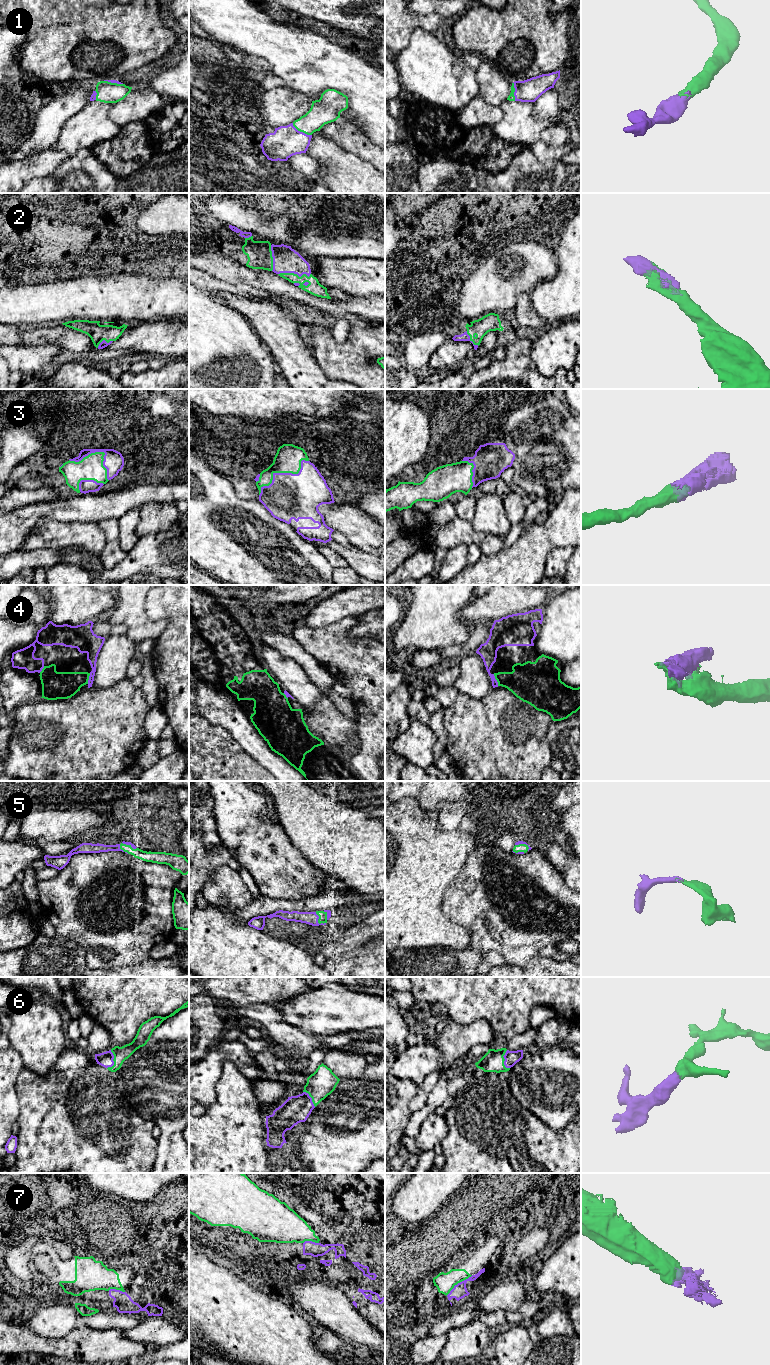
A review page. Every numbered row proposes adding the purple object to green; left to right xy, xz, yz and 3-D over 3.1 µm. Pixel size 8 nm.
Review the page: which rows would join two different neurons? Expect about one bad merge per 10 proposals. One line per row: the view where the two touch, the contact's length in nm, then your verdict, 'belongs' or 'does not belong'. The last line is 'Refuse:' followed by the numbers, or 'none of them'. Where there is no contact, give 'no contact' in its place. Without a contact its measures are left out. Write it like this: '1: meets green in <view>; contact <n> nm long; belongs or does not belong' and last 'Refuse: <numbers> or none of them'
1: meets green in xz; contact 190 nm long; belongs
2: meets green in xz; contact 260 nm long; belongs
3: meets green in xz; contact 480 nm long; belongs
4: meets green in yz; contact 100 nm long; does not belong
5: meets green in xz; contact 130 nm long; belongs
6: meets green in xy; contact 160 nm long; belongs
7: meets green in yz; contact 280 nm long; belongs
Refuse: 4

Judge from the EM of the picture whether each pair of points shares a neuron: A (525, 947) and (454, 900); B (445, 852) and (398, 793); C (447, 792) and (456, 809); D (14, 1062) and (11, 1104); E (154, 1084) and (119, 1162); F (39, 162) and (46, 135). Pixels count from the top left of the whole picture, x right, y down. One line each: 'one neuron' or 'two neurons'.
A: one neuron
B: two neurons
C: two neurons
D: one neuron
E: two neurons
F: two neurons

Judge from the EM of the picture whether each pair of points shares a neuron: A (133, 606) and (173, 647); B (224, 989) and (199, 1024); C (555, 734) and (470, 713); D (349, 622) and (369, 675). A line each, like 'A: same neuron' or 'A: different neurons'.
A: different neurons
B: different neurons
C: different neurons
D: same neuron

